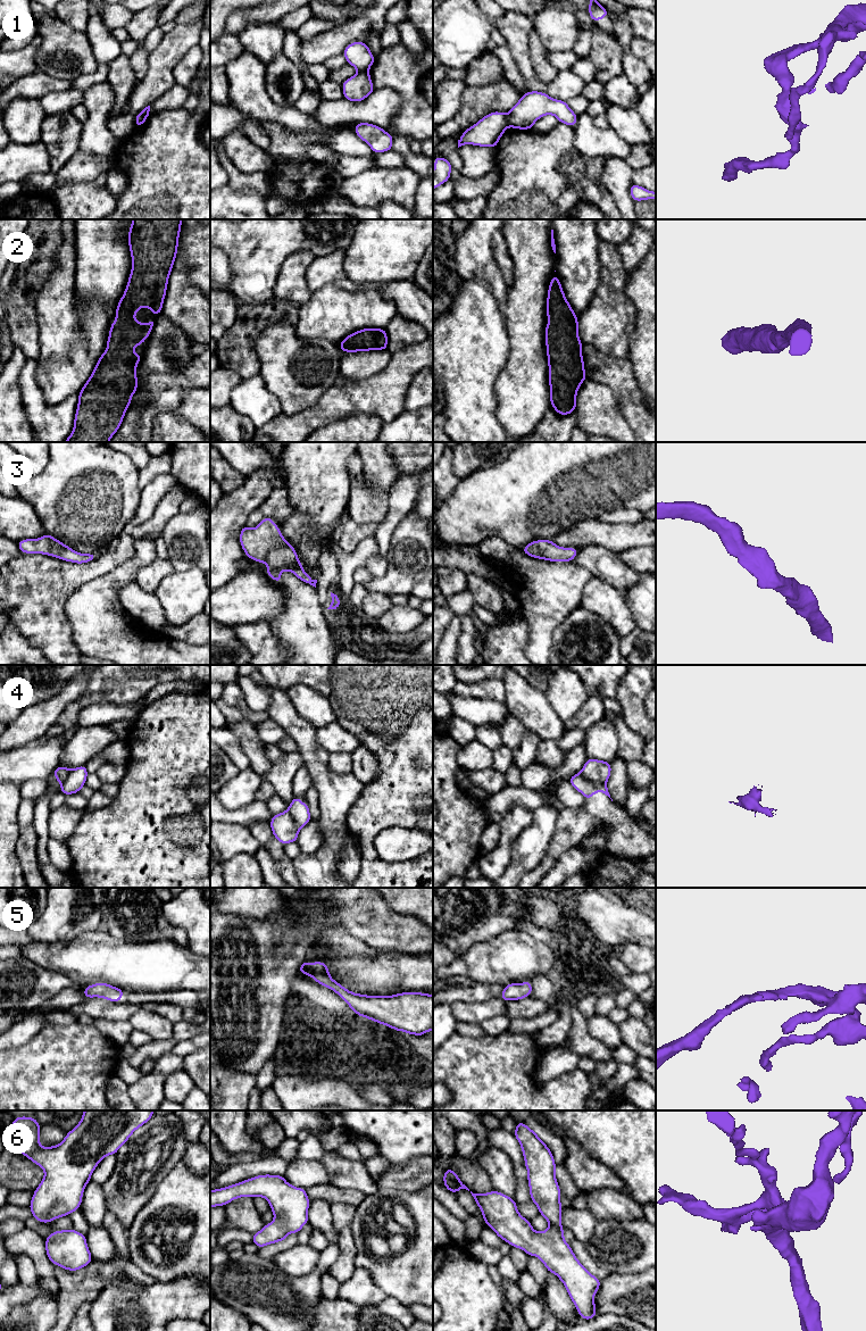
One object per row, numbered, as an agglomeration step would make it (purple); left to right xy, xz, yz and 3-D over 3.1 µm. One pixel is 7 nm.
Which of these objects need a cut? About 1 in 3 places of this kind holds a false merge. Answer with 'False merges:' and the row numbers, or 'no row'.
False merges: 1, 4

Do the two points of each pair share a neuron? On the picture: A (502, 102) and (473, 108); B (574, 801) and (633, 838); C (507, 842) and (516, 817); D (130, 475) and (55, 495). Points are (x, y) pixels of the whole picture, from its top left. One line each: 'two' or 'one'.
A: one
B: two
C: one
D: one

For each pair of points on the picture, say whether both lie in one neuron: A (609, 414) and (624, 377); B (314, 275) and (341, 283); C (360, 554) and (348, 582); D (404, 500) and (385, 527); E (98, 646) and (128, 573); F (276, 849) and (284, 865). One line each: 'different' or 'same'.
A: different
B: same
C: same
D: same
E: same
F: same

